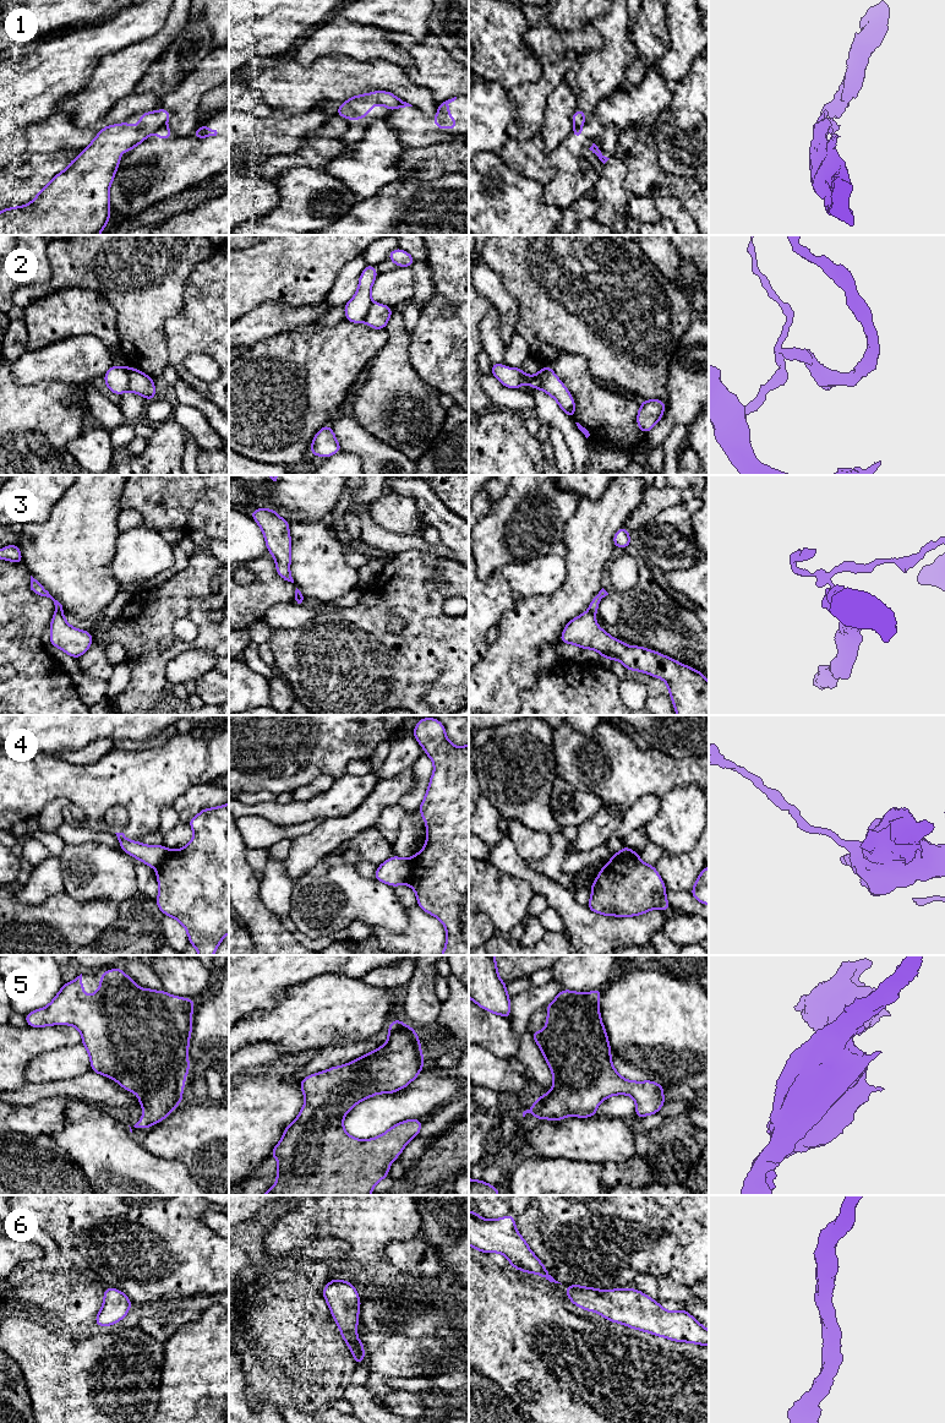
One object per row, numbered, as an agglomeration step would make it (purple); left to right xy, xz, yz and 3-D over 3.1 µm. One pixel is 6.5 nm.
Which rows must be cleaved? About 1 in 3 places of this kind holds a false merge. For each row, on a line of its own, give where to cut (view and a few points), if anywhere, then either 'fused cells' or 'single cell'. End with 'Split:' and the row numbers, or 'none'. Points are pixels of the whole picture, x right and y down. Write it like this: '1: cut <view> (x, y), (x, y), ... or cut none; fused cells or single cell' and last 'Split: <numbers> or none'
1: cut xy (164, 124), (156, 131); fused cells
2: cut xy (127, 367), (129, 390); fused cells
3: cut xy (56, 611), (63, 614); fused cells
4: cut xz (409, 860), (410, 874), (407, 883); fused cells
5: cut none; single cell
6: cut none; single cell
Split: 1, 2, 3, 4

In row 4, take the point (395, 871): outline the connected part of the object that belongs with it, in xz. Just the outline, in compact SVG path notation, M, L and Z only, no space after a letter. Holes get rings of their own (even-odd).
M393 856L381 863L372 879L381 880L390 887L408 884L411 866L409 860Z

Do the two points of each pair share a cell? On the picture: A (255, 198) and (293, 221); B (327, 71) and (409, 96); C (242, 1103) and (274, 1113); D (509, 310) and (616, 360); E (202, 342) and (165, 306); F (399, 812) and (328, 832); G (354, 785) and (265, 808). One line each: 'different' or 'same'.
A: different
B: same
C: same
D: different
E: different
F: different
G: same

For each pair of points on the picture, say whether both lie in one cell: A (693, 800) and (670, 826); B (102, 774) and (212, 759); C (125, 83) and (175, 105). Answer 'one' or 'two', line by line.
A: one
B: one
C: two

